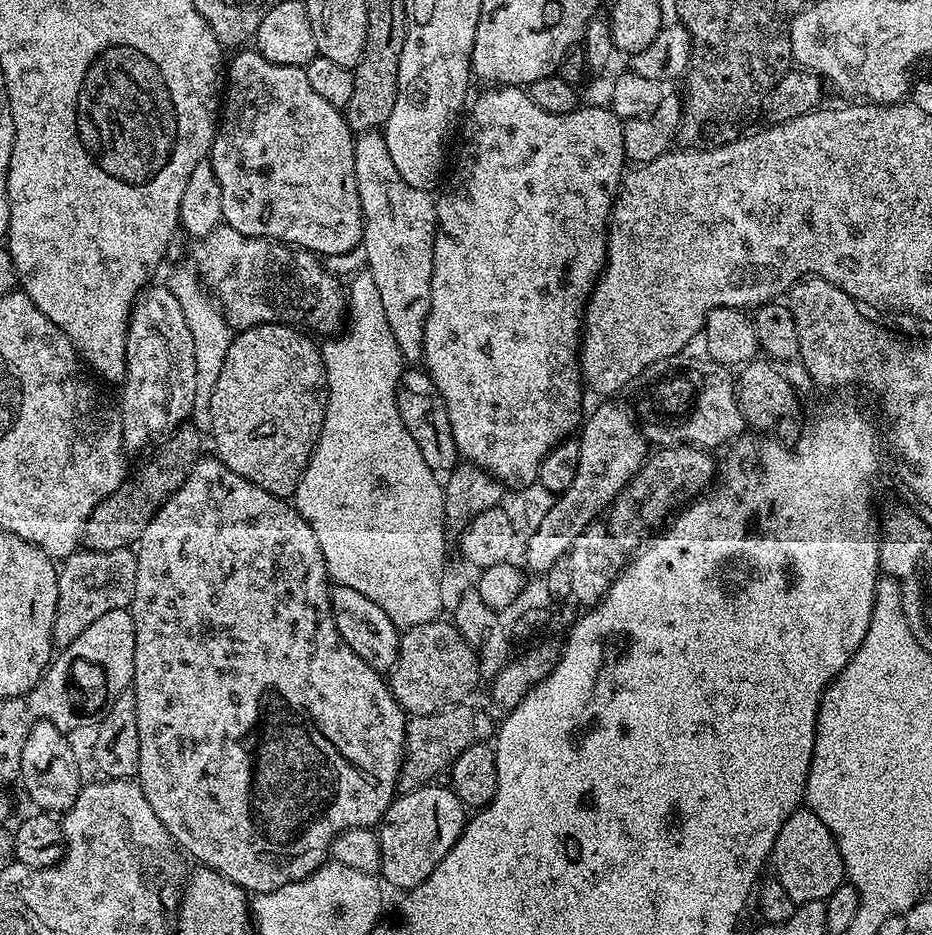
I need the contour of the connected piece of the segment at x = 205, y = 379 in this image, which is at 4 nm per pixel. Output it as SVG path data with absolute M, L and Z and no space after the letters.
M185 264L185 266L172 269L164 280L164 286L177 299L182 314L185 315L186 326L189 327L190 334L194 338L195 396L189 421L191 427L198 429L202 436L206 436L211 433L213 428L209 412L210 394L213 393L214 385L218 382L218 375L221 374L222 364L226 358L226 350L229 349L231 344L232 330L225 322L220 306L216 304L207 289L201 284L194 268Z

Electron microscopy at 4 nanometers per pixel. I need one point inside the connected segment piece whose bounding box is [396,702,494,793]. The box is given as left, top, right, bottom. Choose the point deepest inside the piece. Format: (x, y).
(432, 743)

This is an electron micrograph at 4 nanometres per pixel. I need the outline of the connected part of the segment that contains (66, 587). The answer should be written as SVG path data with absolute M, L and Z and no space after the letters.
M132 548L89 552L77 550L58 568L58 606L54 614L52 643L57 649L70 646L86 626L102 614L119 608L127 609L134 598L134 578L138 562Z

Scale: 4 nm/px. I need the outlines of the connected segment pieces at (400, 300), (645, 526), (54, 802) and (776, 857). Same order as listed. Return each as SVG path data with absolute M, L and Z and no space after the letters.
M380 130L371 132L361 132L355 137L354 146L354 174L356 175L356 185L358 186L358 198L362 206L364 215L364 239L362 241L362 253L368 259L366 271L374 274L374 283L378 285L378 290L382 297L382 307L386 310L386 322L390 322L390 331L394 333L394 342L398 342L398 350L403 354L405 361L420 362L424 358L424 331L426 330L426 314L430 312L430 278L434 270L434 242L436 241L436 202L432 192L424 192L418 186L410 186L402 174L398 174L398 169L394 167L394 162L390 158L390 150L386 150L384 133Z
M677 444L674 448L657 447L645 459L632 481L616 495L606 512L608 532L621 549L639 549L645 537L673 515L676 500L684 502L701 495L717 479L718 464L715 459L712 461L712 456L711 451L692 448L689 444Z
M40 720L26 734L26 746L22 746L19 783L24 783L24 792L36 803L35 807L49 814L63 814L74 806L82 787L80 764L72 749L69 737L58 726Z
M807 806L797 808L786 822L782 822L782 830L778 830L778 838L772 847L770 868L776 880L782 882L782 890L790 894L796 906L828 900L830 894L834 894L834 890L838 890L838 886L846 880L844 859L835 836L826 822L822 822L822 818L818 818L818 814L811 812Z

